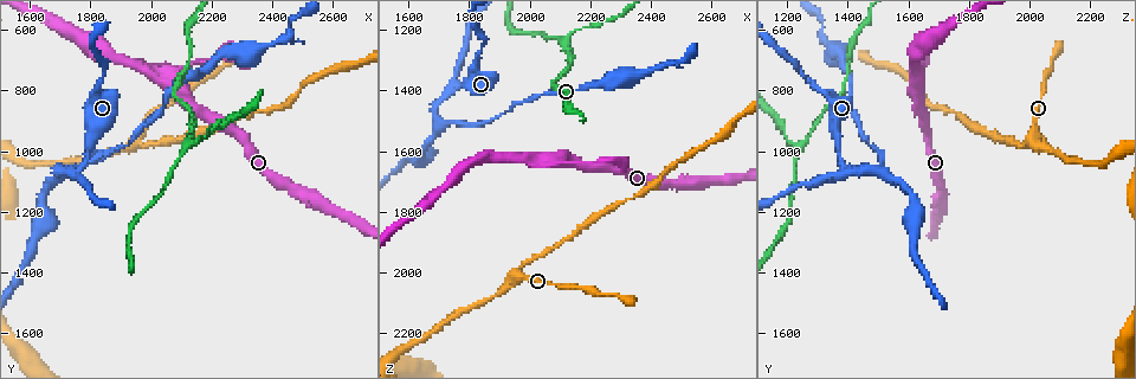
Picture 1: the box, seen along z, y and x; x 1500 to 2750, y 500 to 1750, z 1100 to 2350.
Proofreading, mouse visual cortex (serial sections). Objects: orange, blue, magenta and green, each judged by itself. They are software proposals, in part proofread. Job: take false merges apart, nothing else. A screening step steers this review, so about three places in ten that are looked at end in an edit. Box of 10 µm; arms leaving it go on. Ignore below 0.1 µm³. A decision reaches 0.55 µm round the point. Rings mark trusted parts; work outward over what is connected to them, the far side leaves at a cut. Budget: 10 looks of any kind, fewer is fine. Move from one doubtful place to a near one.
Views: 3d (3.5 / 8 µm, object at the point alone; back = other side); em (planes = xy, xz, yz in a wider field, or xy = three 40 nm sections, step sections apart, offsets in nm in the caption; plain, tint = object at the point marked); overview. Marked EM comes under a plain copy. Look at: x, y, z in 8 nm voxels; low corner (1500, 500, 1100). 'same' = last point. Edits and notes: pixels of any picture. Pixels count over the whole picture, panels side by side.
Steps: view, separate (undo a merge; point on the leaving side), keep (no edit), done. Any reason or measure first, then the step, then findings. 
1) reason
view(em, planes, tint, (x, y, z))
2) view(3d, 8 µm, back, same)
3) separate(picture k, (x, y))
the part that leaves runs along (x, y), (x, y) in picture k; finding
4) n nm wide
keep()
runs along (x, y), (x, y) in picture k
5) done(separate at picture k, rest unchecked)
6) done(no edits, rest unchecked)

side arm on a straight run
view(3d, 3.5 µm, (1750, 1070, 1390))

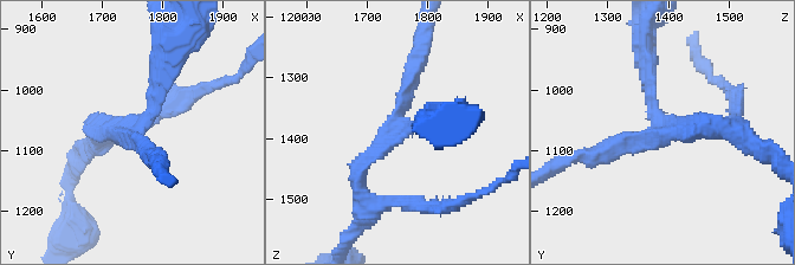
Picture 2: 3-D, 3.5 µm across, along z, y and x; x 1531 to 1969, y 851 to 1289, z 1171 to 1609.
now the EM
view(em, xy, step 5, tint, (1745, 1075, 1385))

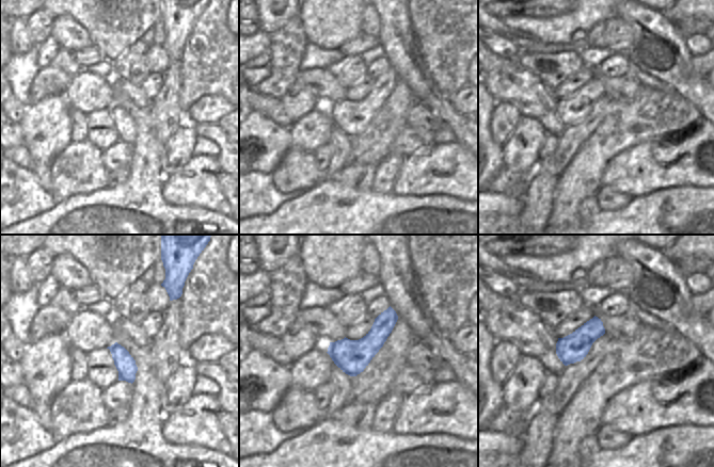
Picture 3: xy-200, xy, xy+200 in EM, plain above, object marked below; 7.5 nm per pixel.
arms of 200, 200, 200 nm
keep()
runs along (430, 118), (382, 136), (360, 191) in picture 2; one cell here

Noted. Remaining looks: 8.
narrows sharply
view(3d, 8 µm, (2110, 980, 1260))

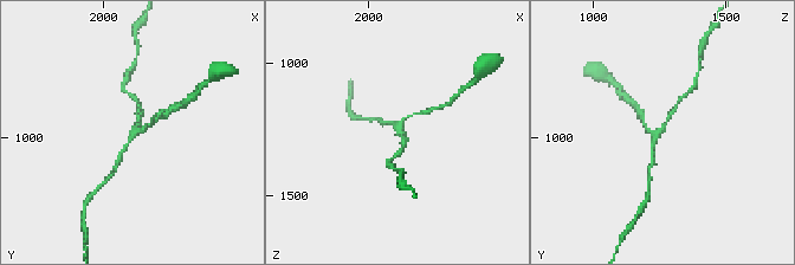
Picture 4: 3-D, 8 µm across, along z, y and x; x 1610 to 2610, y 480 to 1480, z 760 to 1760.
3 arms; arms of 100, 100, 150 nm; need the tissue
view(em, xy, step 2, tint, same)

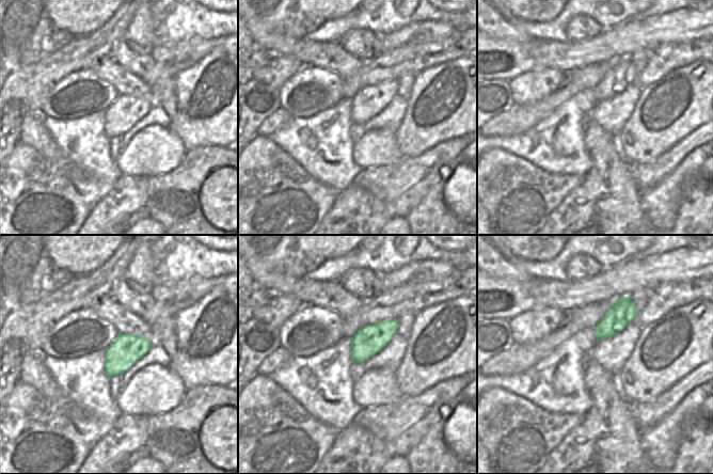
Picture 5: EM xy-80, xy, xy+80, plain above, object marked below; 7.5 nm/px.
keep()
runs along (677, 103), (654, 137), (652, 160) in picture 4; continuous, no second cell

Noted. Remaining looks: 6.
sharp bend
view(3d, 3.5 µm, (2060, 790, 1630))

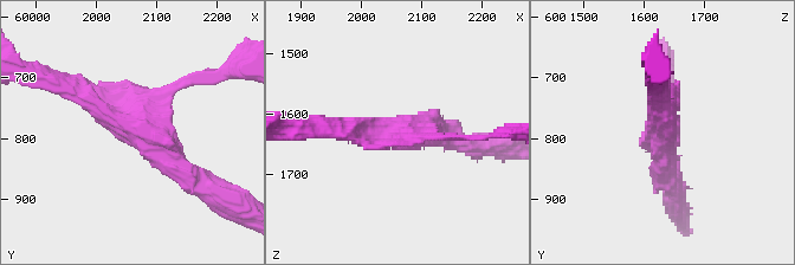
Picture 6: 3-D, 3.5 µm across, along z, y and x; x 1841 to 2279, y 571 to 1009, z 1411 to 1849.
view(em, xy, step 1, tint, (2065, 775, 1635))

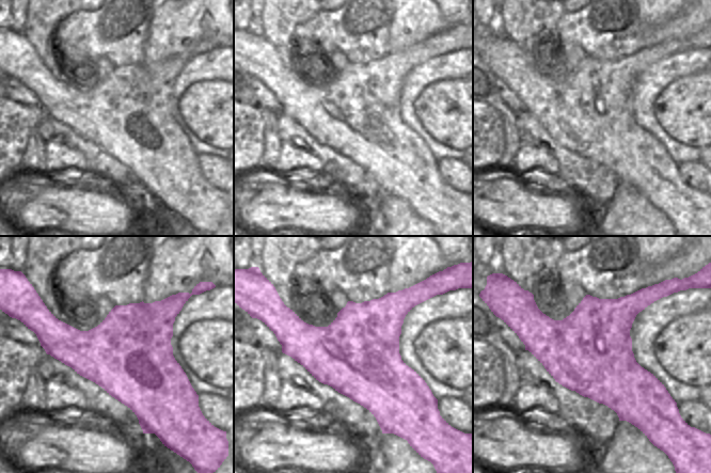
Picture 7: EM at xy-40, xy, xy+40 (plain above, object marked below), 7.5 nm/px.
keep()
runs along (194, 180), (136, 125), (68, 89) in picture 6; continuous, no second cell

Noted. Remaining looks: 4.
side arm on a straight run
view(em, planes, tint, (1960, 960, 2010))

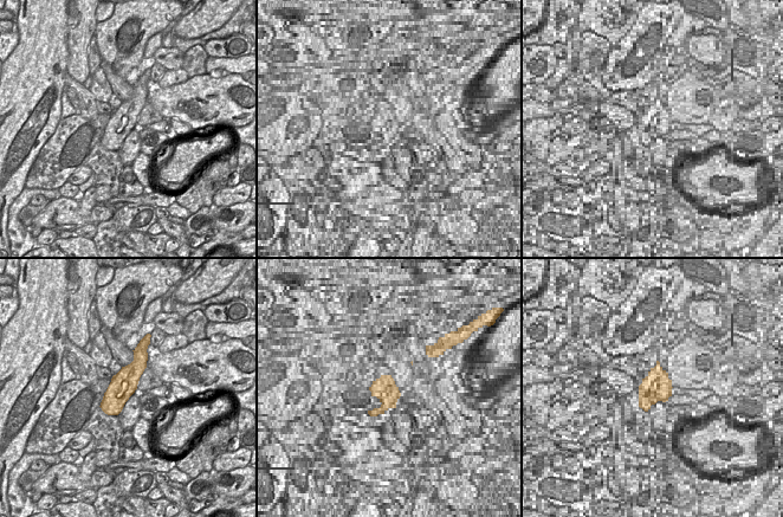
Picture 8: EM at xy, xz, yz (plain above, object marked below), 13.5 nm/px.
wider look
view(3d, 3.5 µm, same)

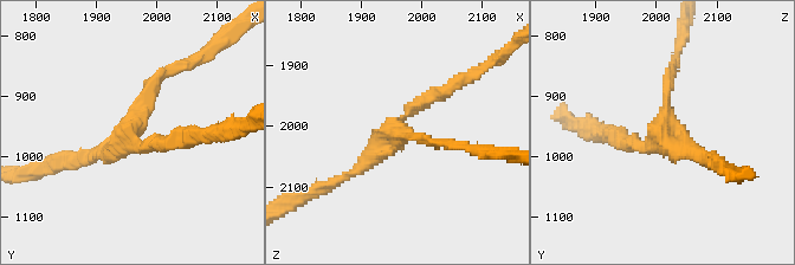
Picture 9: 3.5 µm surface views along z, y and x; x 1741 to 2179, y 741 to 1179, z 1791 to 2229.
arms of 150, 150, 200 nm
keep()
runs along (672, 70), (652, 142), (615, 135) in picture 9; all the same cell

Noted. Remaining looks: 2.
done(no edits, rest unchecked)

